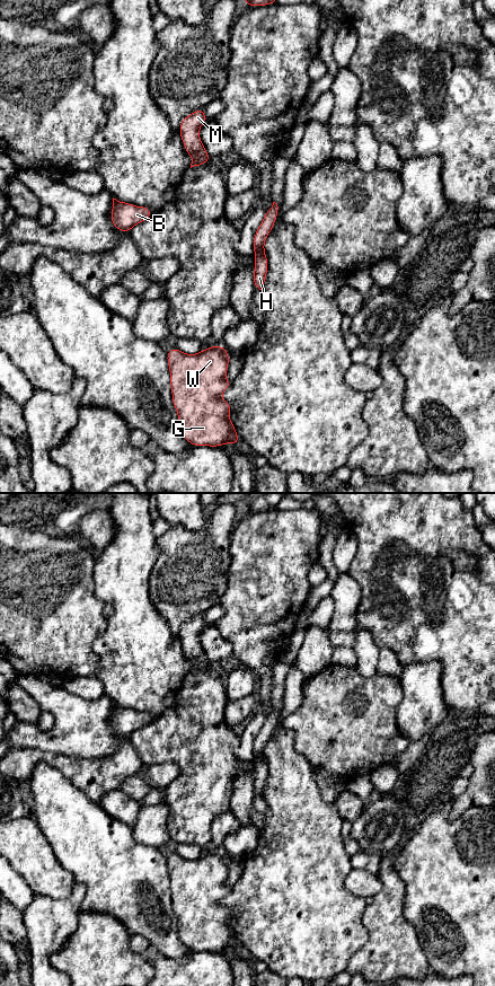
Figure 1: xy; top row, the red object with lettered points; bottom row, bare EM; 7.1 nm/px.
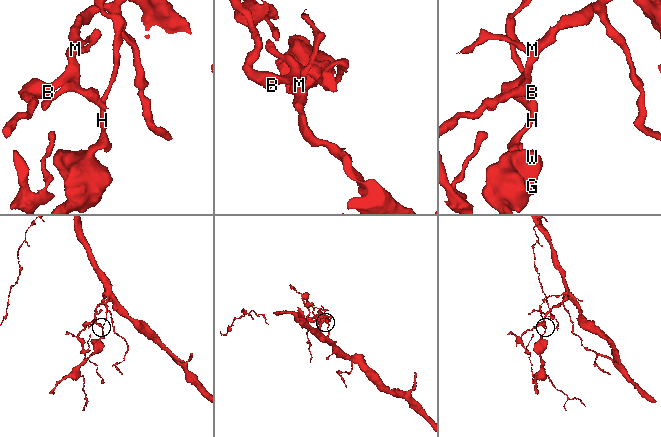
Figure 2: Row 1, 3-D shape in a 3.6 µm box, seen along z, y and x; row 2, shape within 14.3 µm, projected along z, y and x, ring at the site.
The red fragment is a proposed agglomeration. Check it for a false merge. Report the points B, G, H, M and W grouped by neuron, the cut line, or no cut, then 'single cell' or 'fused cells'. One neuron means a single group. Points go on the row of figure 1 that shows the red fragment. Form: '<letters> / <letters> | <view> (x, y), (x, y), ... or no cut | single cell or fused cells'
B M / G H W | xy (263, 249), (264, 253) | fused cells

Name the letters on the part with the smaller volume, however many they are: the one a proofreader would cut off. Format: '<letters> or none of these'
G, H, W

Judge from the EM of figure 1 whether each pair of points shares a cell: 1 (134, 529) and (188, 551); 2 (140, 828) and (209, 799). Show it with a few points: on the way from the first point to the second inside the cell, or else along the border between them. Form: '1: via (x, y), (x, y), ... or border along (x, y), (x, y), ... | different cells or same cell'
1: border along (157, 537), (158, 557), (153, 564) | different cells
2: border along (162, 801), (168, 810), (167, 833), (170, 838) | different cells

